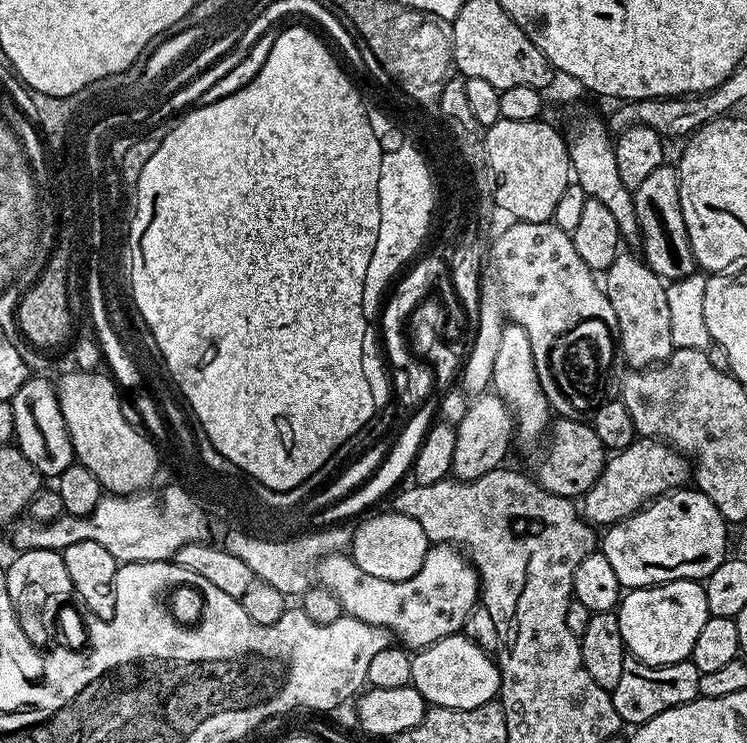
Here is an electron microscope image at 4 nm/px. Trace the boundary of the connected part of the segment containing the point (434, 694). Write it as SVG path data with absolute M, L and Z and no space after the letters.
M447 636L412 656L411 685L429 705L450 710L474 710L499 697L500 665L467 636Z

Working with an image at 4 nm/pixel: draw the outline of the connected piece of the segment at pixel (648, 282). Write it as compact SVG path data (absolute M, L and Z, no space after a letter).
M622 250L602 272L602 287L620 327L620 354L632 370L643 370L672 359L674 338L670 338L670 310L665 281L632 250Z

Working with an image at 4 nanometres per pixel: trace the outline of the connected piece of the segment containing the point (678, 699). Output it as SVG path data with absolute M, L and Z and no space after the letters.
M635 658L625 659L622 666L622 679L618 681L618 686L614 686L610 690L614 710L618 710L620 719L625 725L639 726L645 724L650 718L654 718L674 706L689 704L692 700L697 699L700 696L700 691L698 690L700 674L698 666L694 666L691 659L683 660L677 664L667 664L666 666L650 666Z

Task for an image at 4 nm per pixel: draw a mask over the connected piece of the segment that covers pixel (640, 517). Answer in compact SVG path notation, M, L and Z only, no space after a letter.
M692 486L677 488L659 496L651 504L644 505L632 516L619 520L607 529L602 536L604 557L614 566L614 574L618 574L621 589L652 588L655 584L669 584L675 580L705 581L729 555L728 528L724 516L706 498L706 494Z

